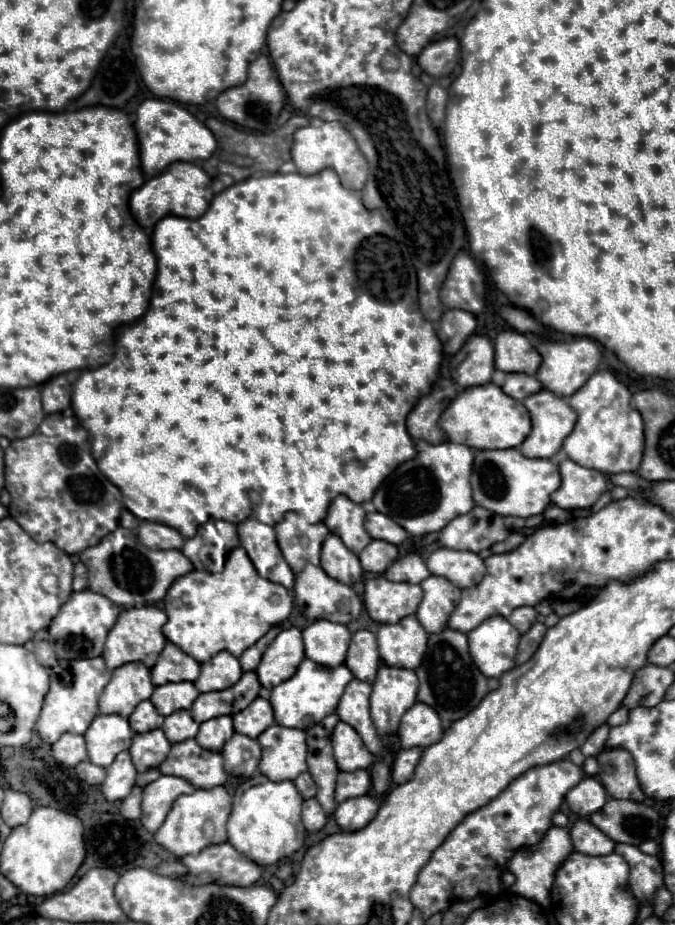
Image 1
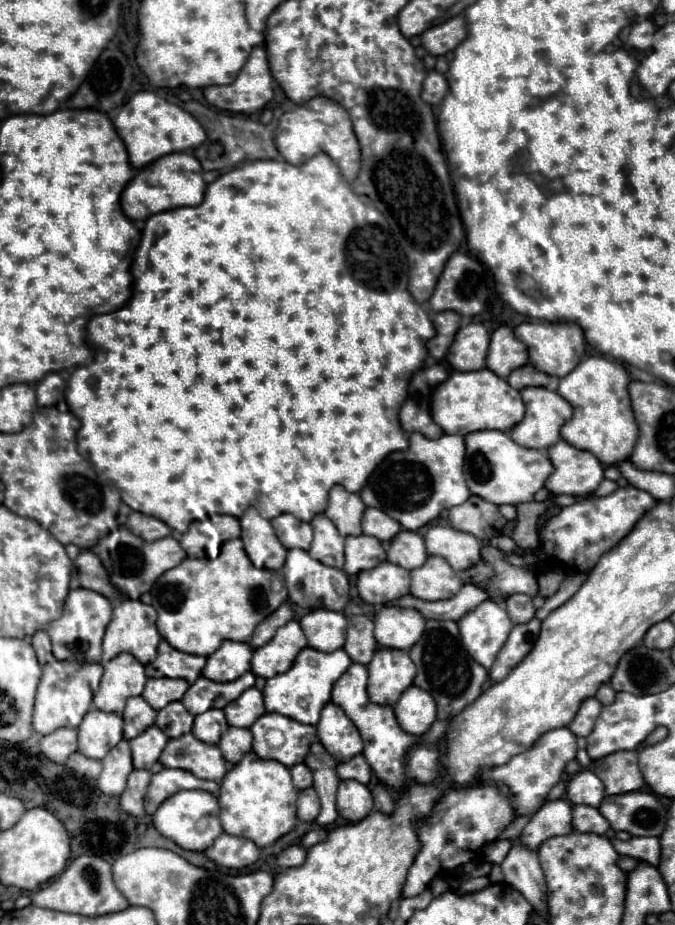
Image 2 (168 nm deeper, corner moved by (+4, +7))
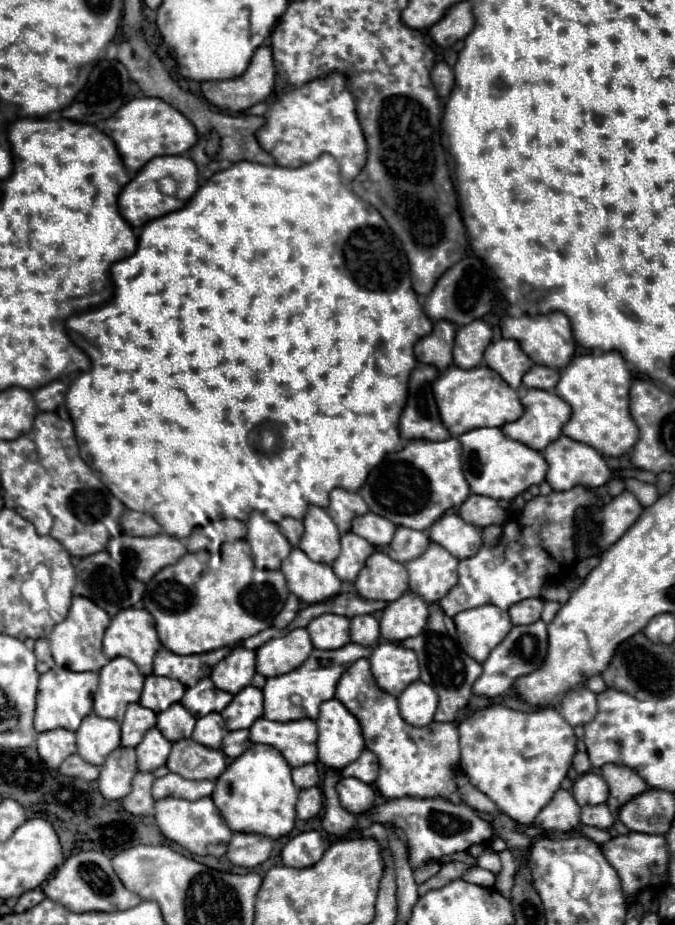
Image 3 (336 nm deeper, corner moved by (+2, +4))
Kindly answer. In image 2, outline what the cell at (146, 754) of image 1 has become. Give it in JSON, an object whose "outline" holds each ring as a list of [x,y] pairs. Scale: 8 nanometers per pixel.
{"outline":[[[150,725],[138,737],[130,739],[128,743],[132,749],[134,769],[150,769],[158,761],[166,741],[168,741],[168,737],[156,725]]]}

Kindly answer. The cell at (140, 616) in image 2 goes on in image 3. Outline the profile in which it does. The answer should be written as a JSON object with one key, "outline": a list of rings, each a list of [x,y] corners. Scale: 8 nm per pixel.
{"outline":[[[126,608],[112,618],[104,636],[106,658],[126,656],[138,664],[144,676],[152,674],[152,662],[160,648],[154,618],[146,610]]]}

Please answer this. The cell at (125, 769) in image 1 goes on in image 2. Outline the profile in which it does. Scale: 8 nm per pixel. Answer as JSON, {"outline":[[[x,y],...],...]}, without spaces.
{"outline":[[[120,741],[102,759],[102,773],[98,777],[98,789],[108,795],[120,795],[126,785],[126,777],[132,773],[132,757],[128,741]]]}

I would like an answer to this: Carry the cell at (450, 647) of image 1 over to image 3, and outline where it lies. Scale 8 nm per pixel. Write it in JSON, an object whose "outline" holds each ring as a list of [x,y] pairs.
{"outline":[[[430,604],[430,616],[428,616],[428,622],[426,622],[424,630],[418,636],[406,638],[402,642],[402,646],[404,648],[414,648],[414,652],[418,656],[418,662],[420,662],[420,670],[422,670],[420,680],[430,684],[440,698],[434,720],[436,722],[454,722],[456,712],[460,708],[464,708],[468,704],[470,696],[472,696],[470,688],[472,688],[474,680],[482,674],[482,666],[476,660],[472,660],[460,648],[458,634],[456,634],[456,628],[454,628],[454,620],[450,616],[446,616],[442,612],[442,608],[438,608],[438,604]]]}

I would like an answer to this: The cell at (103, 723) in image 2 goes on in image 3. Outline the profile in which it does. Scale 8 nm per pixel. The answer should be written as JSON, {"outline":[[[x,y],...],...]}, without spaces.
{"outline":[[[90,712],[76,730],[76,744],[78,756],[82,756],[88,764],[100,766],[106,756],[120,746],[120,724]]]}

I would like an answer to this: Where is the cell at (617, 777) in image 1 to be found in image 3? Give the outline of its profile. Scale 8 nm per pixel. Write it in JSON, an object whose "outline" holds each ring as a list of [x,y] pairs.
{"outline":[[[604,764],[600,768],[602,778],[606,780],[608,788],[610,788],[610,798],[608,798],[608,808],[612,814],[618,814],[618,810],[630,802],[634,796],[642,794],[648,784],[630,768],[626,766],[618,766],[618,764]]]}

